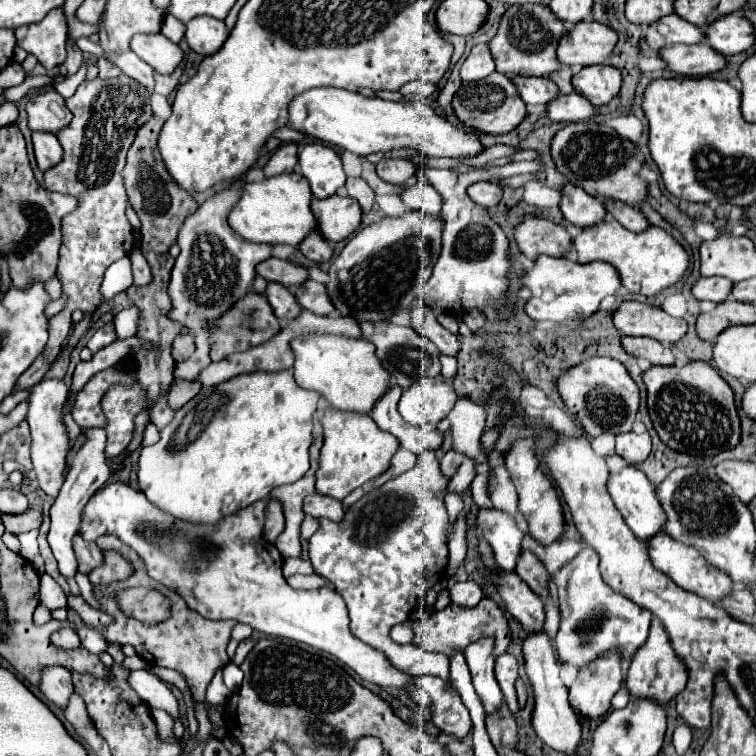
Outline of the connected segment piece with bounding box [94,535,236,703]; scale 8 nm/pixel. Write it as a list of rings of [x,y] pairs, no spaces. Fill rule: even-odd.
[[[104,535],[96,543],[98,543],[100,549],[118,549],[118,551],[126,549],[126,557],[128,557],[128,561],[132,563],[132,569],[134,569],[134,575],[130,575],[124,581],[114,583],[110,587],[104,587],[102,591],[94,589],[94,595],[102,603],[102,611],[106,611],[106,613],[110,613],[114,617],[114,623],[110,627],[100,629],[100,633],[104,633],[104,637],[110,643],[116,641],[120,645],[126,645],[126,643],[132,645],[136,649],[138,657],[144,659],[150,665],[160,665],[160,667],[168,667],[168,669],[174,669],[174,671],[182,673],[184,679],[186,679],[186,683],[188,683],[188,687],[190,687],[190,691],[192,691],[194,701],[196,703],[204,703],[206,701],[206,689],[208,689],[208,685],[210,685],[216,669],[224,667],[228,663],[226,645],[230,641],[232,629],[236,627],[236,621],[212,621],[212,619],[204,619],[202,615],[198,615],[196,611],[192,611],[184,603],[184,599],[180,599],[180,595],[176,595],[176,591],[172,591],[172,589],[156,583],[154,579],[150,579],[146,575],[146,571],[144,571],[142,561],[138,559],[138,555],[128,545],[124,545],[120,539],[116,539],[114,535]],[[128,587],[152,587],[152,589],[160,591],[172,603],[170,617],[164,623],[156,623],[156,625],[146,625],[146,623],[140,623],[138,619],[126,617],[126,613],[120,609],[118,593],[122,589],[128,589]],[[128,635],[132,635],[134,639],[128,639]]]

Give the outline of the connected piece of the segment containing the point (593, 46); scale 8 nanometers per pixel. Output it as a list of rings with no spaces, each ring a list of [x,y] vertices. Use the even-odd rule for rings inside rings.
[[[580,21],[560,37],[558,61],[562,65],[598,65],[606,63],[618,35],[608,25],[596,21]]]

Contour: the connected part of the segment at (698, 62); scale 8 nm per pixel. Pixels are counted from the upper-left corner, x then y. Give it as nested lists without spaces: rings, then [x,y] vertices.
[[[706,43],[662,47],[658,53],[666,63],[666,69],[676,75],[708,75],[726,65],[726,57],[712,51]]]

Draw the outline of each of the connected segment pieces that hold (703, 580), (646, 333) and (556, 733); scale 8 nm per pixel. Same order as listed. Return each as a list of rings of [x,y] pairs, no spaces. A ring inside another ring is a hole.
[[[660,533],[660,535],[652,535],[652,539],[646,539],[644,541],[646,545],[646,551],[648,551],[648,557],[652,561],[652,565],[666,573],[668,577],[674,579],[674,583],[678,583],[680,587],[684,587],[686,591],[692,591],[700,597],[706,597],[710,601],[718,601],[720,597],[724,597],[730,587],[732,587],[732,579],[722,573],[720,569],[712,567],[706,559],[702,559],[702,555],[694,549],[694,547],[688,547],[688,545],[682,545],[682,543],[676,543],[672,537],[668,537],[666,533]]]
[[[624,301],[614,311],[612,321],[622,335],[650,337],[664,345],[676,343],[688,329],[684,319],[670,317],[660,307],[640,301]]]
[[[544,631],[530,635],[524,641],[524,659],[526,659],[526,673],[530,677],[532,691],[534,691],[534,701],[536,701],[534,715],[532,715],[534,731],[552,749],[574,753],[574,749],[580,745],[580,717],[572,711],[568,703],[568,689],[560,681],[560,675],[558,675],[560,667],[554,659],[554,647]]]

